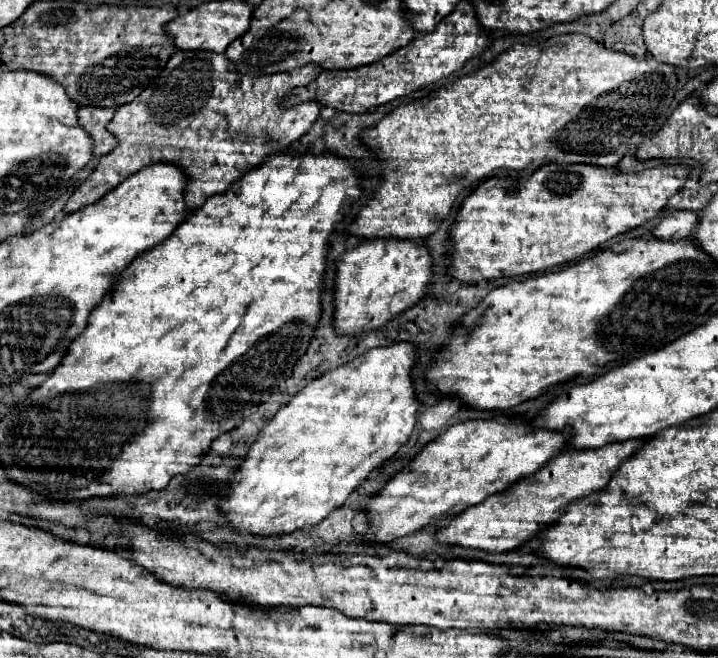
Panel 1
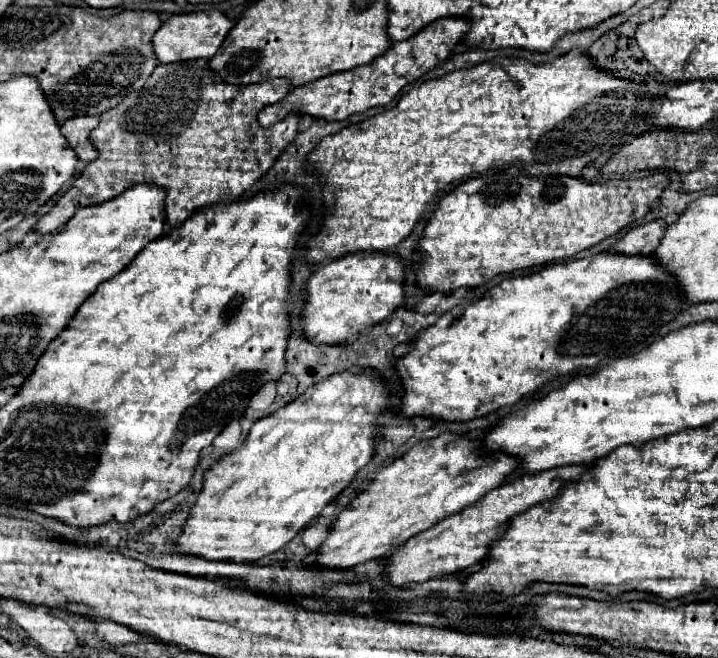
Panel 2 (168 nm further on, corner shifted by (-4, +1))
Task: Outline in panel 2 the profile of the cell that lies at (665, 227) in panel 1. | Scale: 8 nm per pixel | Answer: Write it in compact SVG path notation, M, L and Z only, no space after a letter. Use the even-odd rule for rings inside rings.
M661 218L647 222L647 224L641 224L637 228L631 228L625 236L621 236L613 244L611 250L615 254L627 254L627 256L637 256L637 254L649 256L659 246L665 228L667 228L667 224Z

